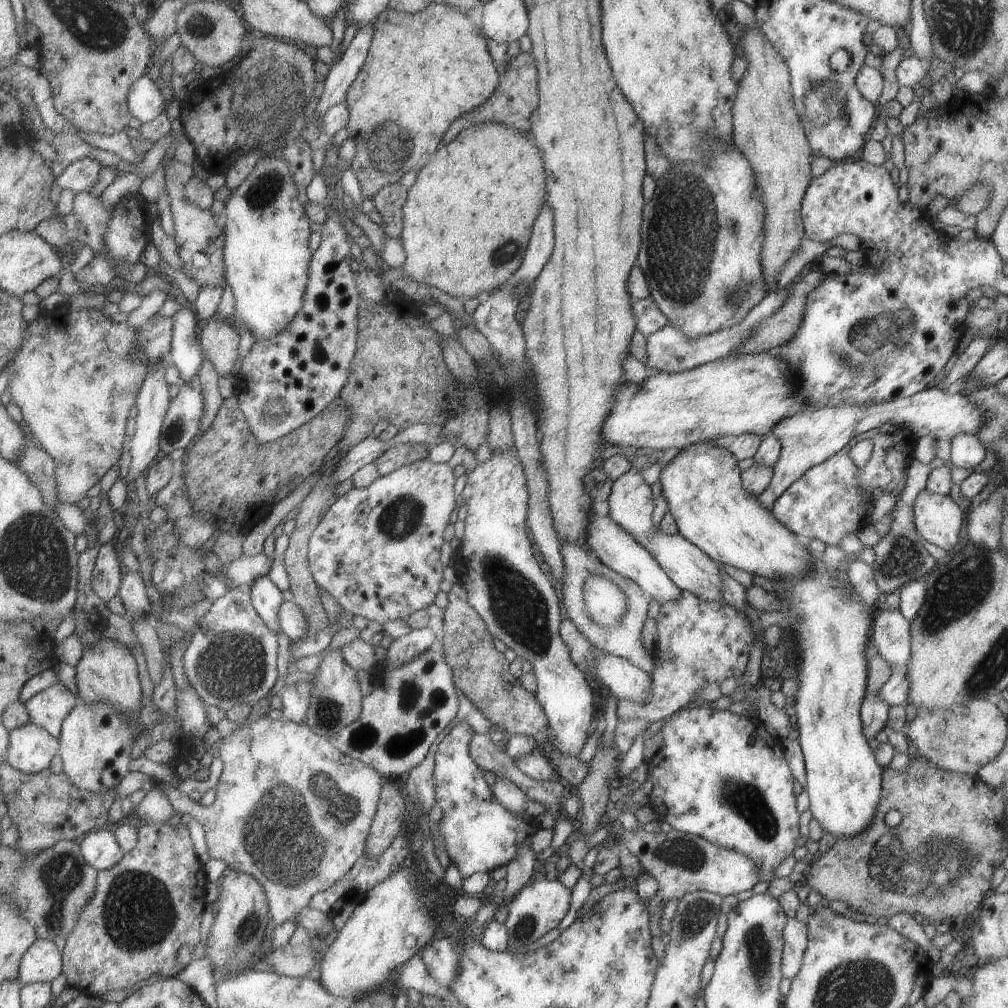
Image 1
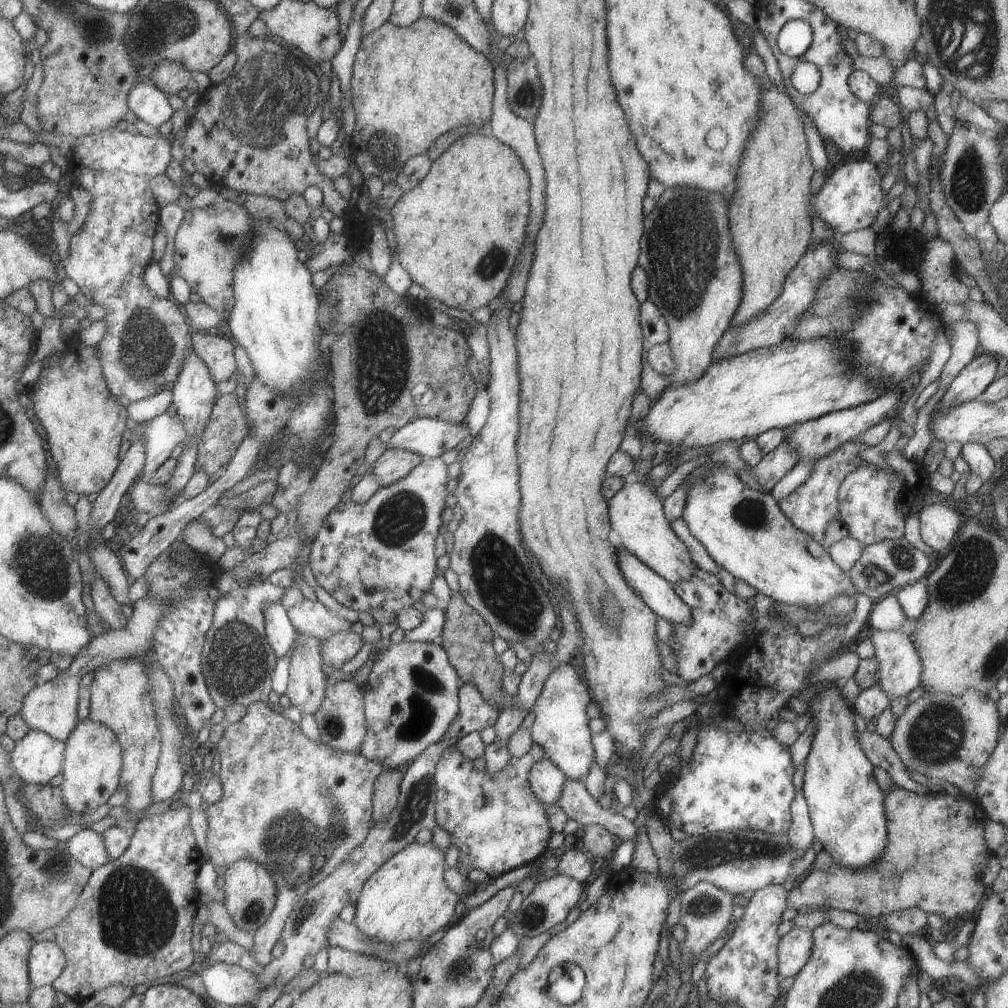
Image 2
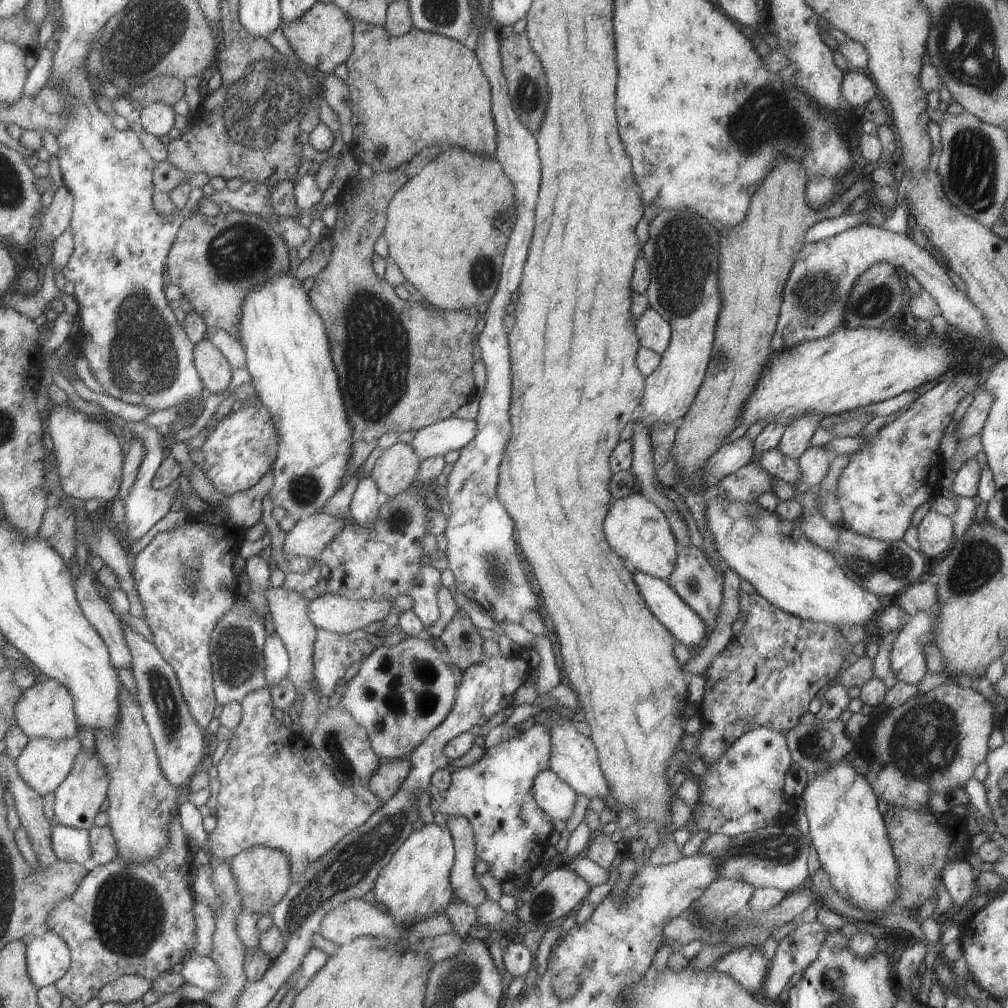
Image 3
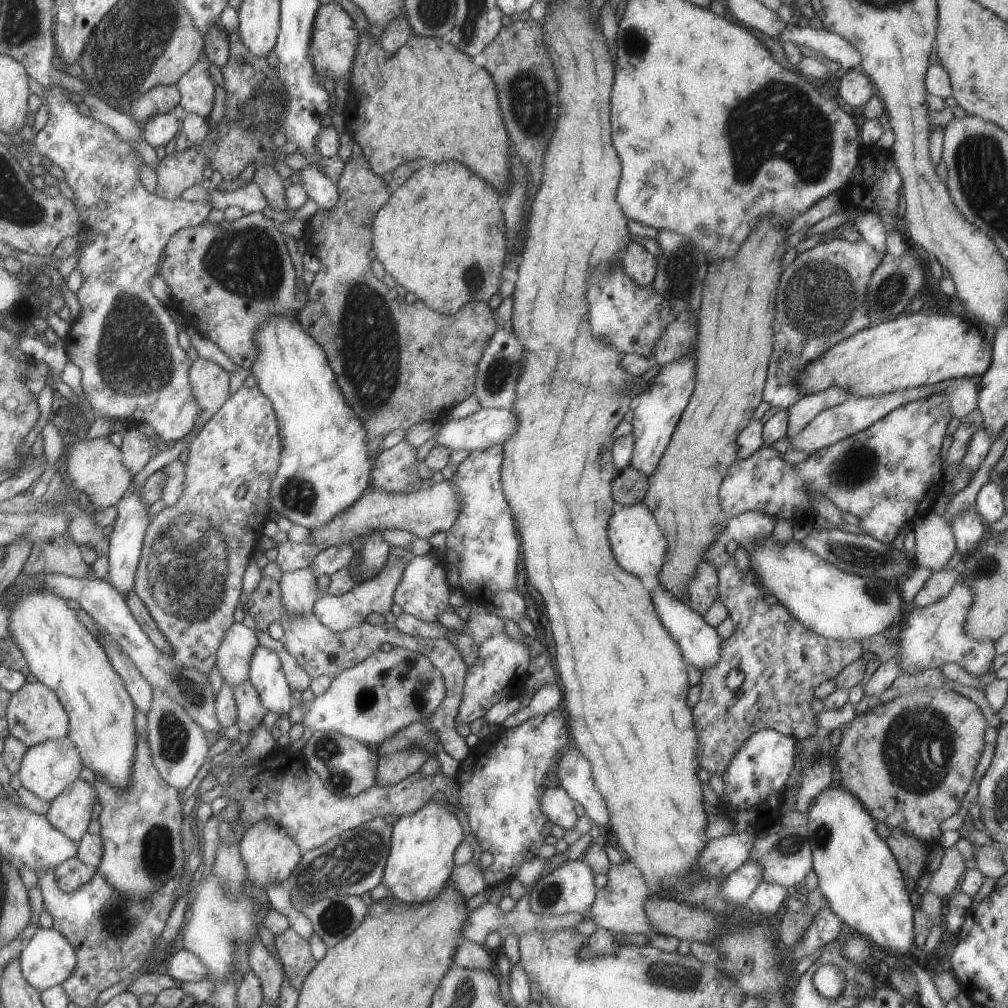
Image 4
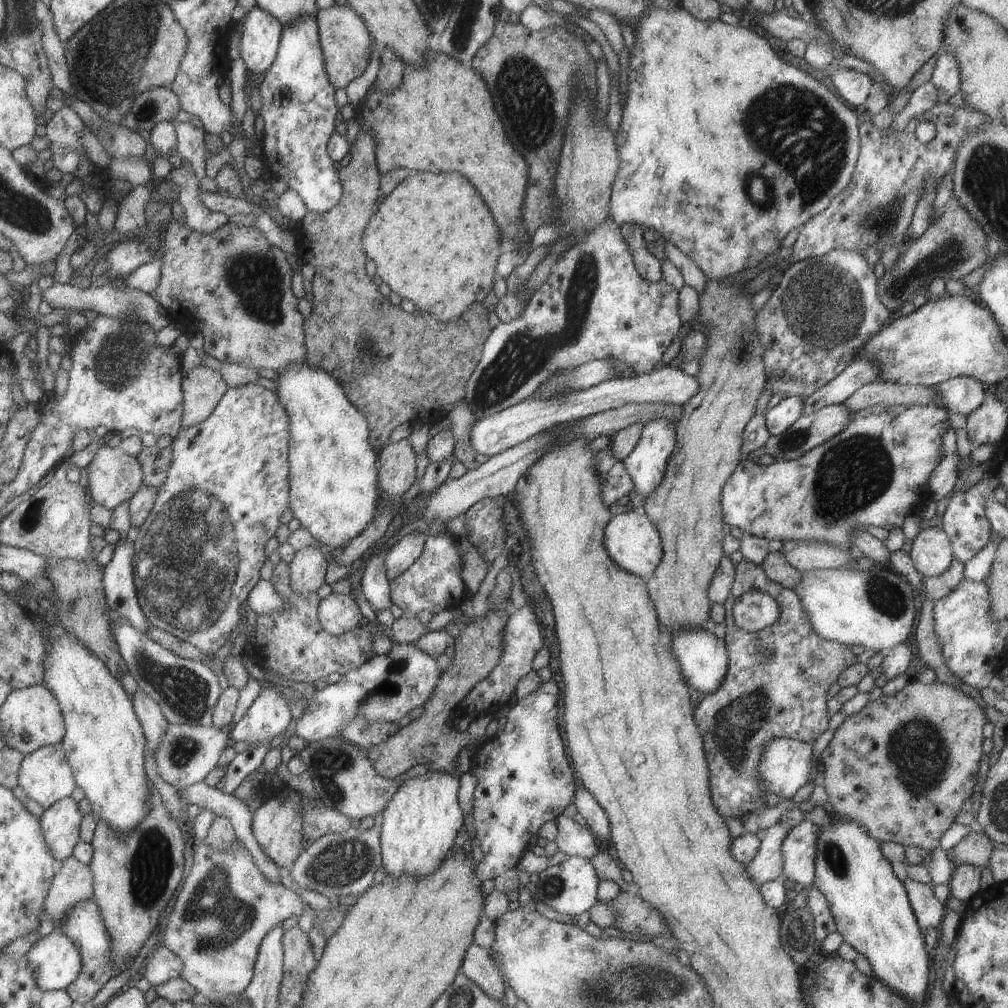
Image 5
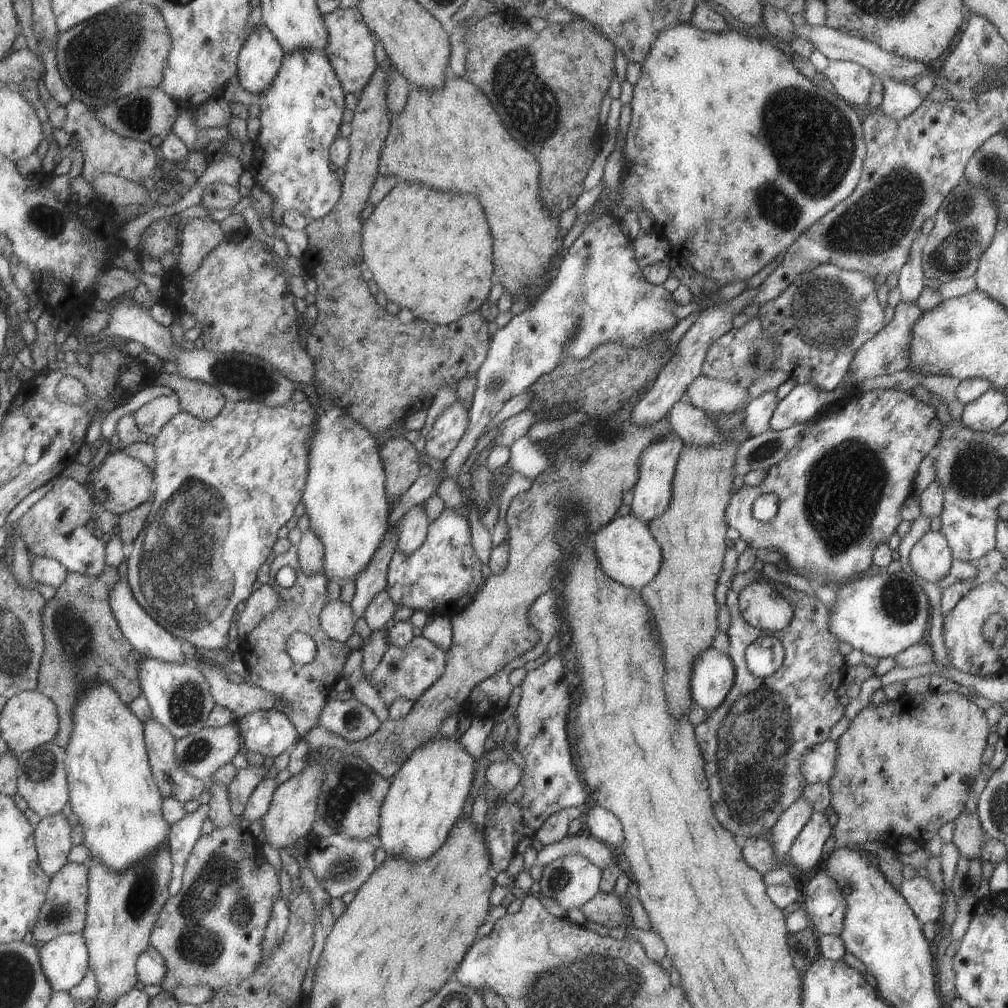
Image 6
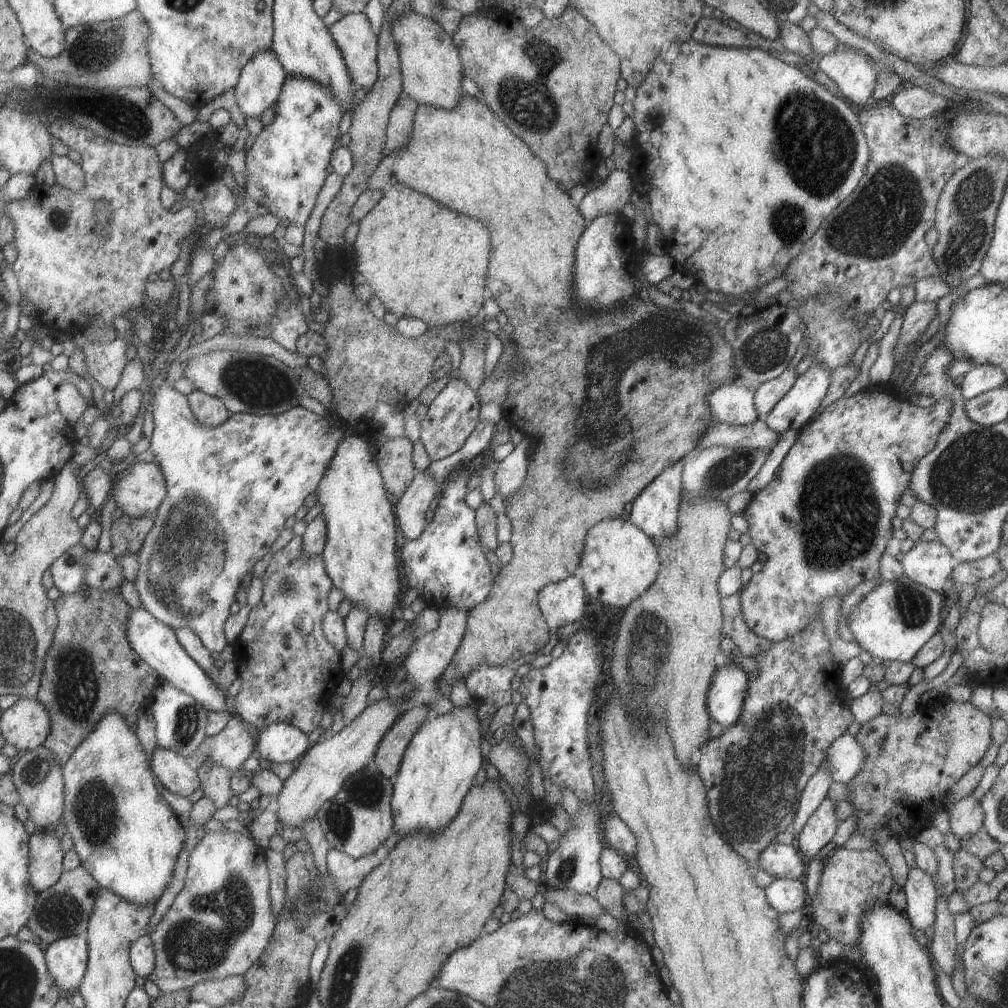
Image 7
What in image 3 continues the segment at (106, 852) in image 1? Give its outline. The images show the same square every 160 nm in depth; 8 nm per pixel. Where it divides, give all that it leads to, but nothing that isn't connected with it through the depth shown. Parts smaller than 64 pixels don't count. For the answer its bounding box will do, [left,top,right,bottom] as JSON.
[50,822,91,865]

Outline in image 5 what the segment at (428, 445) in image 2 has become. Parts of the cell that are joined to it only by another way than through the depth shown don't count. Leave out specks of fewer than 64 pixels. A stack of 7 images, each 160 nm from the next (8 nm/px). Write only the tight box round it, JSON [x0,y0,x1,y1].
[468,365,698,457]

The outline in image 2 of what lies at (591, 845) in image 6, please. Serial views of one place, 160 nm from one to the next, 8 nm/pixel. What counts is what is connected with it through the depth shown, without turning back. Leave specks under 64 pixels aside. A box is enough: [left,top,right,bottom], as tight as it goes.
[527,759,566,804]

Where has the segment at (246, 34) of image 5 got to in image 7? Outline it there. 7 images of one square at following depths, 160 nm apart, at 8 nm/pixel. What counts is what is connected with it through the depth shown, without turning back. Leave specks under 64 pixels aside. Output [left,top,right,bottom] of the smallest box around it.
[233,49,286,118]

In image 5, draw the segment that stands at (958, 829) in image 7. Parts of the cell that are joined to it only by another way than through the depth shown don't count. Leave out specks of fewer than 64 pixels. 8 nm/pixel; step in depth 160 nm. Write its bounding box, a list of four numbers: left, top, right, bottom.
[952,825,995,870]

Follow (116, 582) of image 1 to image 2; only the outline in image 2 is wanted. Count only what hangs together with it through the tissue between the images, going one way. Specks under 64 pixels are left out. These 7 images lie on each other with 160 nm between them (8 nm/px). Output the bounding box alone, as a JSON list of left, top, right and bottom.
[90,575,126,629]

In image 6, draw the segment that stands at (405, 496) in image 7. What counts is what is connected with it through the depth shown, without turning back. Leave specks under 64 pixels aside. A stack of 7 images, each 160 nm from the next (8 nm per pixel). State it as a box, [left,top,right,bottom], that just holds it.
[397,504,428,554]

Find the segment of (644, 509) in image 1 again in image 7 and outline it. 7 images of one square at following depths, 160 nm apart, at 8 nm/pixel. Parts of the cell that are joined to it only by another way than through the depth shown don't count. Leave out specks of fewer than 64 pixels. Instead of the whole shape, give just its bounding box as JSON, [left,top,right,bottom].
[577,518,659,609]

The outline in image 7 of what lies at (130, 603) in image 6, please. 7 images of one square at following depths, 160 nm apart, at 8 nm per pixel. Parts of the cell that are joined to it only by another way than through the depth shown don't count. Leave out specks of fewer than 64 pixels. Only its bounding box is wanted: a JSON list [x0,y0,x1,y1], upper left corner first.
[125,607,226,711]

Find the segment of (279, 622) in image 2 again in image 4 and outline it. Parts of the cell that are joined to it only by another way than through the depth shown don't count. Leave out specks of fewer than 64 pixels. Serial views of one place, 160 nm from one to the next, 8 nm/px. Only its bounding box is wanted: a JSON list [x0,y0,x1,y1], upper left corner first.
[248,645,292,714]

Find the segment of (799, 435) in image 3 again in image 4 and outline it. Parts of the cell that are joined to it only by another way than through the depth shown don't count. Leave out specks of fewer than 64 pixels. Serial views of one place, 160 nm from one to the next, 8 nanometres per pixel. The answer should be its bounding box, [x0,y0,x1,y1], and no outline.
[786,387,849,440]

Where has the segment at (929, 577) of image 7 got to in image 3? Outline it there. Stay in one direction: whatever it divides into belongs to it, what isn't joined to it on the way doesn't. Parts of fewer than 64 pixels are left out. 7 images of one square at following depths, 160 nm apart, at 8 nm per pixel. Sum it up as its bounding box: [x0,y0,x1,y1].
[915,511,953,558]

